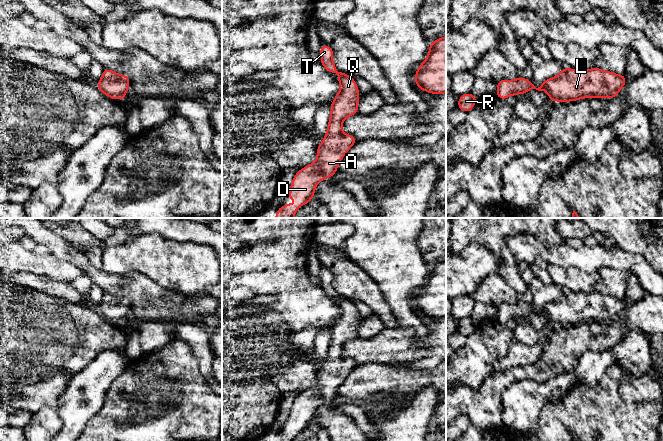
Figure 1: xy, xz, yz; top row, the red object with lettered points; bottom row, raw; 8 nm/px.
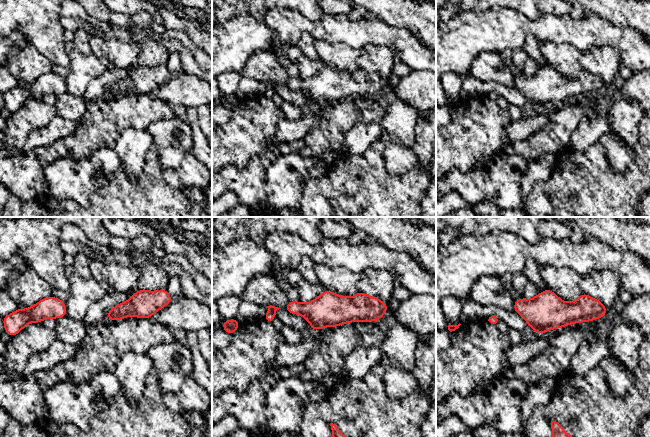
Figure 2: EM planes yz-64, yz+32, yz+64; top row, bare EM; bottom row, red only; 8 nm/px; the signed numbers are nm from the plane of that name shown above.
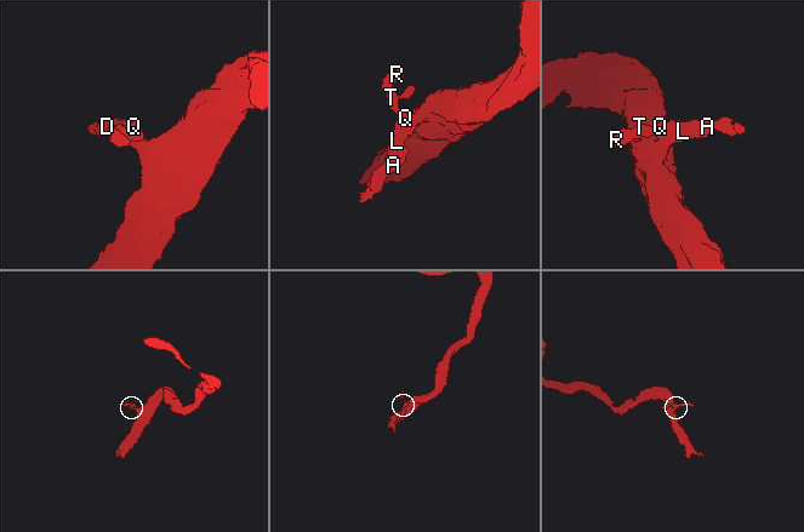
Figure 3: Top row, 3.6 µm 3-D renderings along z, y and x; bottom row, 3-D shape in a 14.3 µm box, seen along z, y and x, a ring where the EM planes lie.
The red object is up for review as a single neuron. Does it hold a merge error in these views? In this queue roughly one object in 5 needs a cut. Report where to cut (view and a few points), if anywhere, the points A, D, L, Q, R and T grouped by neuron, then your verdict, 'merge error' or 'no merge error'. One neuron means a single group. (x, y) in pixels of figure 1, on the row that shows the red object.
no cut; A D L Q R T; no merge error

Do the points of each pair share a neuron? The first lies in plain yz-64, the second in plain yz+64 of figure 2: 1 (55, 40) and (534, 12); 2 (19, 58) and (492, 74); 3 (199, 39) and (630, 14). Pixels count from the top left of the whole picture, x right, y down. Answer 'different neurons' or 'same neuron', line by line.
1: same neuron
2: same neuron
3: same neuron

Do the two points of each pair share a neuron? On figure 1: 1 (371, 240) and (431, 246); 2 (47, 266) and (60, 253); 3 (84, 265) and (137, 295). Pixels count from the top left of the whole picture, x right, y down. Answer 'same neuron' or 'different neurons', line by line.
1: different neurons
2: different neurons
3: same neuron

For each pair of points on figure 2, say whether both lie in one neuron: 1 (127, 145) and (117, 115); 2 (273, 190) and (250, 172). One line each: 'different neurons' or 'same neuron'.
1: different neurons
2: different neurons

